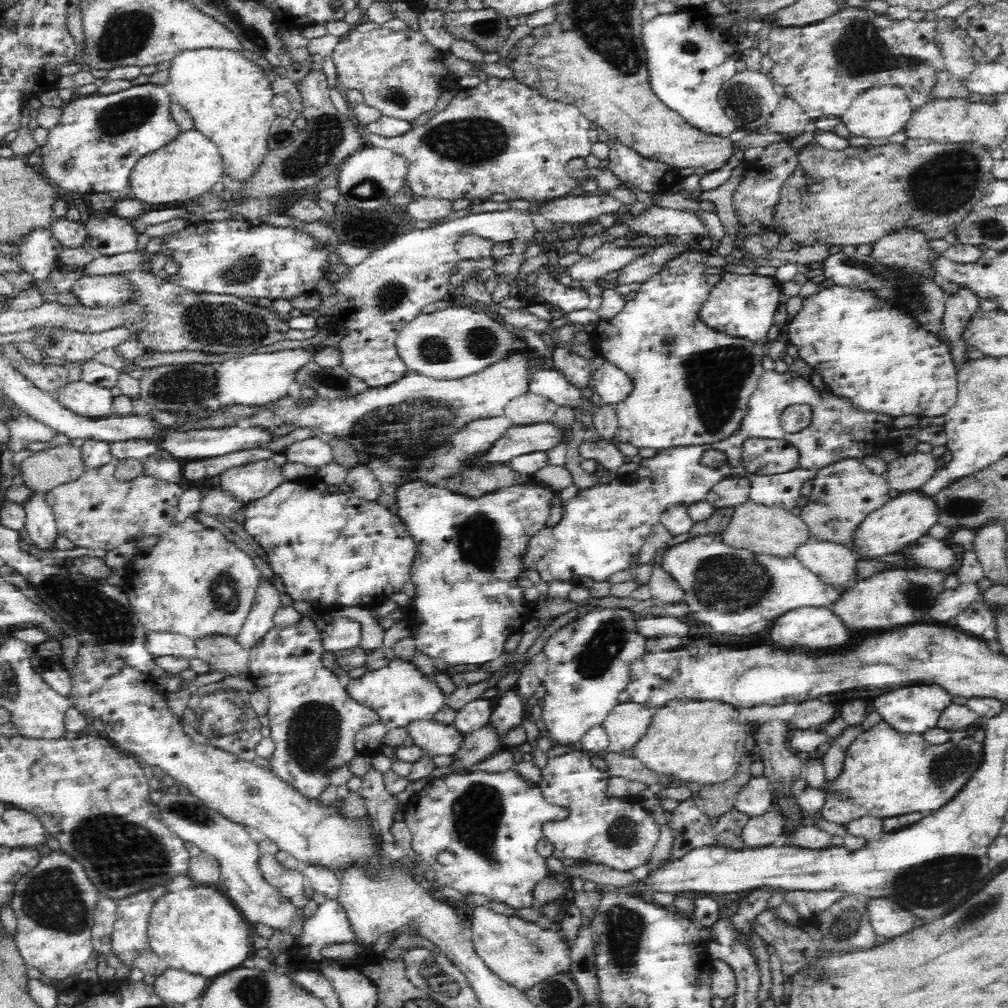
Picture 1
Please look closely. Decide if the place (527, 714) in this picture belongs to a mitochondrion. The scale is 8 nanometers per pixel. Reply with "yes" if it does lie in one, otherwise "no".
no

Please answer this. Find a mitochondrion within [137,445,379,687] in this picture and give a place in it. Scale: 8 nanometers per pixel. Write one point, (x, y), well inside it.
(225, 594)

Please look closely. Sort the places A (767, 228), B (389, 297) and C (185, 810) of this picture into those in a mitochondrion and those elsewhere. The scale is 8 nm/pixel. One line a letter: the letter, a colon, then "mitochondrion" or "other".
A: other
B: mitochondrion
C: mitochondrion

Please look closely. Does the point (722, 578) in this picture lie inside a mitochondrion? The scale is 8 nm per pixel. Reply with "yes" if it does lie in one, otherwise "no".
yes

